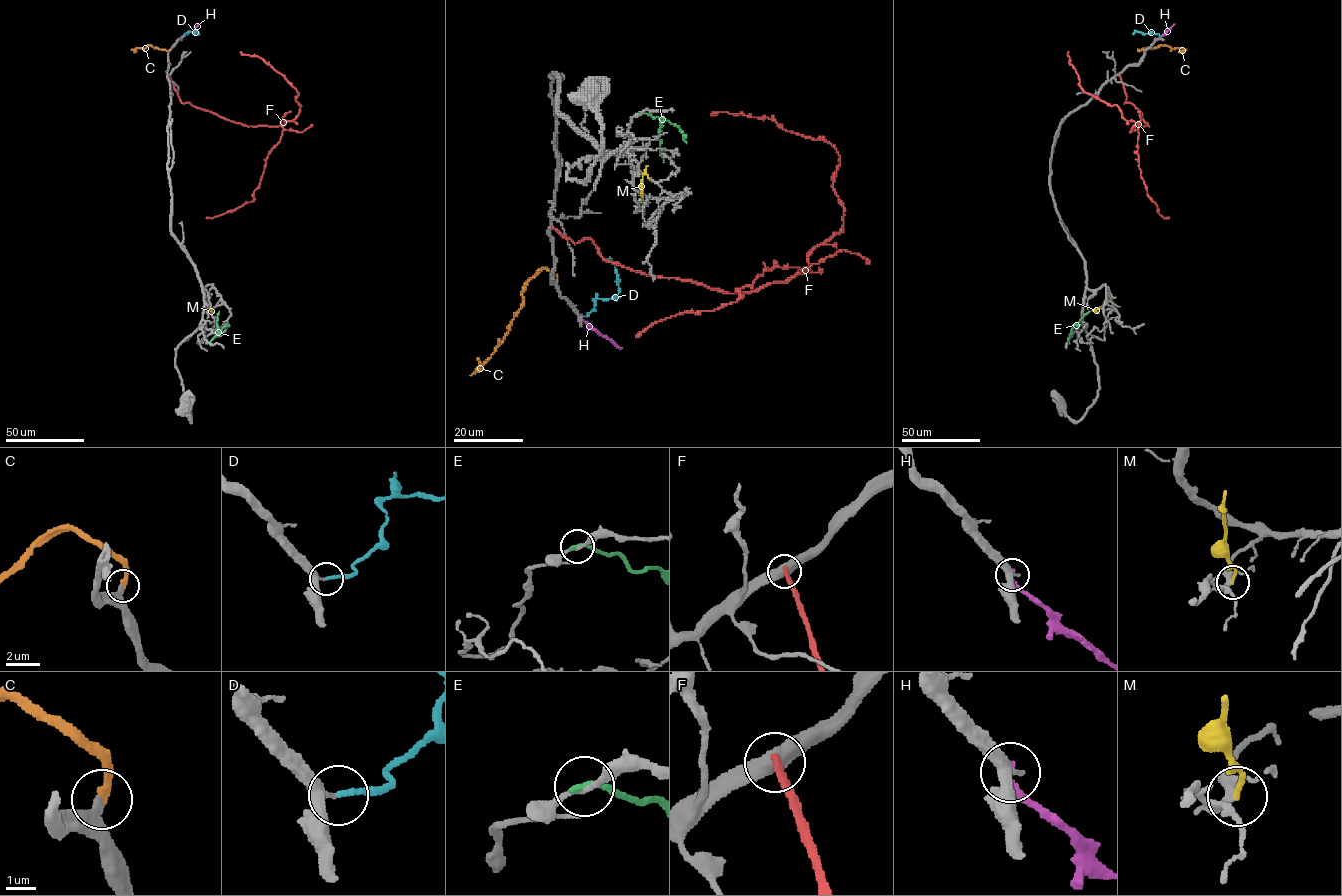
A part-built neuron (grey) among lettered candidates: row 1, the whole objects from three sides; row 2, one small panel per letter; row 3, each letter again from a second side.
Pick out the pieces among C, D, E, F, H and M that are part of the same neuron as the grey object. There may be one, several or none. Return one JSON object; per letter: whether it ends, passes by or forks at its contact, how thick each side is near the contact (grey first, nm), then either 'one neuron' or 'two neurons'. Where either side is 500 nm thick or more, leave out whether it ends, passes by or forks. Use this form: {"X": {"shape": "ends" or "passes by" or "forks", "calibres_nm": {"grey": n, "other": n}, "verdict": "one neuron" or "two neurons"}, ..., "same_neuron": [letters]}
{"C": {"shape": "ends", "calibres_nm": {"grey": 320, "other": 300}, "verdict": "one neuron"}, "D": {"shape": "ends", "calibres_nm": {"grey": 170, "other": 180}, "verdict": "one neuron"}, "E": {"shape": "ends", "calibres_nm": {"grey": 180, "other": 260}, "verdict": "two neurons"}, "F": {"shape": "ends", "calibres_nm": {"grey": 480, "other": 320}, "verdict": "two neurons"}, "H": {"shape": "ends", "calibres_nm": {"grey": 280, "other": 280}, "verdict": "two neurons"}, "M": {"shape": "ends", "calibres_nm": {"grey": 280, "other": 170}, "verdict": "two neurons"}, "same_neuron": ["C", "D"]}

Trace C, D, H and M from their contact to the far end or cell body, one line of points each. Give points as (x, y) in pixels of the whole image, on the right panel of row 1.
C: (1143, 49), (1167, 45), (1183, 50), (1179, 52)
D: (1160, 37), (1152, 31), (1135, 31), (1133, 34)
H: (1160, 37), (1174, 23)
M: (1110, 295), (1096, 309), (1098, 312)

